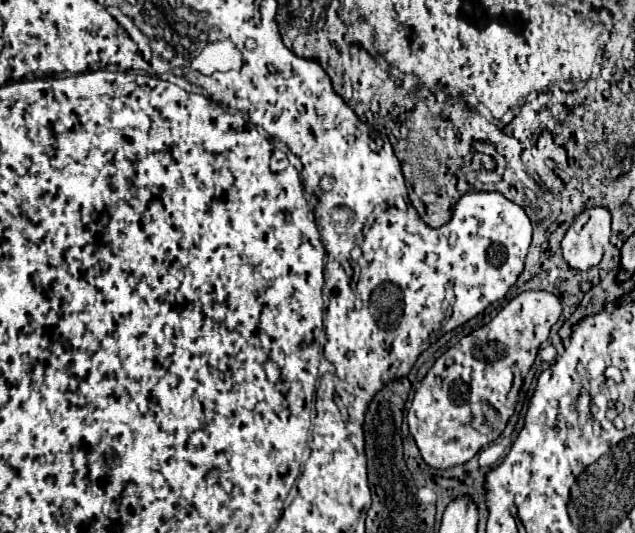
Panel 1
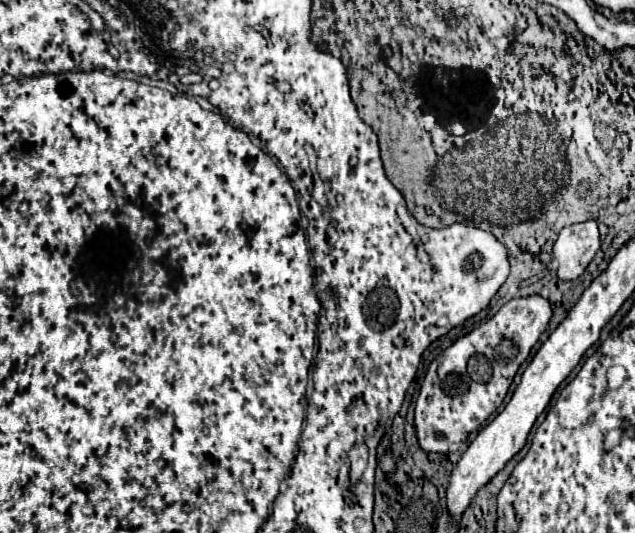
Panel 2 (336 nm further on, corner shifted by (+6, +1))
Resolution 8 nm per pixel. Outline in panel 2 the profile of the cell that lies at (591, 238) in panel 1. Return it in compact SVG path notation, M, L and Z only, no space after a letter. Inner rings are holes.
M594 219L568 225L554 243L554 259L558 261L558 277L578 279L600 249L600 231Z

